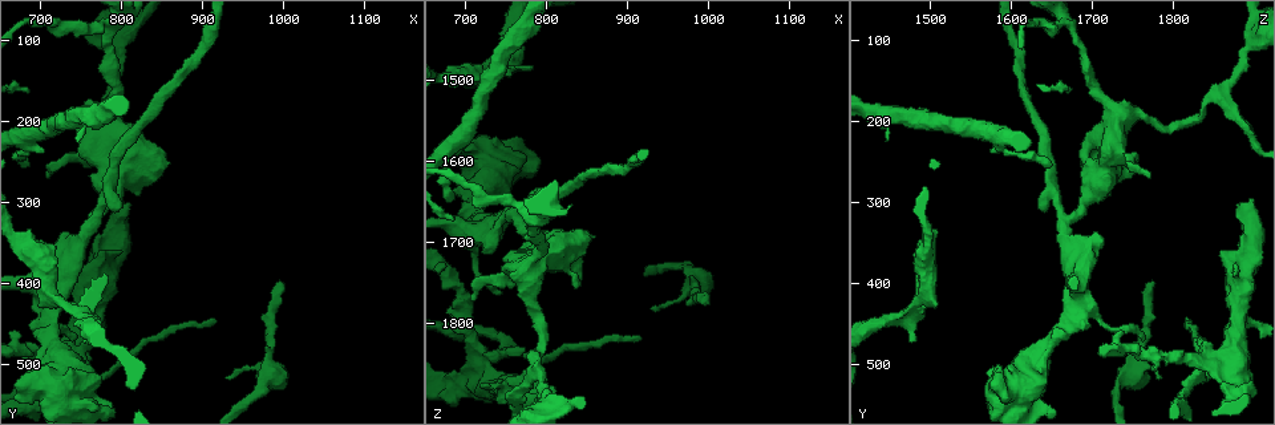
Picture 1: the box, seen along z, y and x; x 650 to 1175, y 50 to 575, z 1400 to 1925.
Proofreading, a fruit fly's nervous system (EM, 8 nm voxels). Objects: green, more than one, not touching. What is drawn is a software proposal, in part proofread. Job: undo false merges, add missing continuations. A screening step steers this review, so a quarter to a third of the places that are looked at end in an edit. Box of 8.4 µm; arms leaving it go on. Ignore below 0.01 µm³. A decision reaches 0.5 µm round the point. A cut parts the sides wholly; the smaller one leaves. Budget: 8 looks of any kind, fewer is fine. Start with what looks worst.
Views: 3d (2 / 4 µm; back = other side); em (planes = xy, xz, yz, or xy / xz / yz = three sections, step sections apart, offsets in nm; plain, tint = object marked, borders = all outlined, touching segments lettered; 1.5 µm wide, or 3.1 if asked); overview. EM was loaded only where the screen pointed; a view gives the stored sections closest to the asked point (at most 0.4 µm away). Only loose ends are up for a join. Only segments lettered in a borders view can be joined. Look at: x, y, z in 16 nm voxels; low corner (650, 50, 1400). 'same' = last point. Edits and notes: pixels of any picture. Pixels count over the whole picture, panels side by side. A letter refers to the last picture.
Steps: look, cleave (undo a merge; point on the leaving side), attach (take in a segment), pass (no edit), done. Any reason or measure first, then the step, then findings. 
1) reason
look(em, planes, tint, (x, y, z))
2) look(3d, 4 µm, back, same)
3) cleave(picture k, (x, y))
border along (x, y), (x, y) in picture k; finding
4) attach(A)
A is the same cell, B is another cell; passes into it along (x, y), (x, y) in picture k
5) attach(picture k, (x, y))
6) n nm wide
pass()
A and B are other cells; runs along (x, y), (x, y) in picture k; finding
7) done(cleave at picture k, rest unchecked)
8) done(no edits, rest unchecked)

thin end
look(em, planes, borders, (710, 270, 1770))

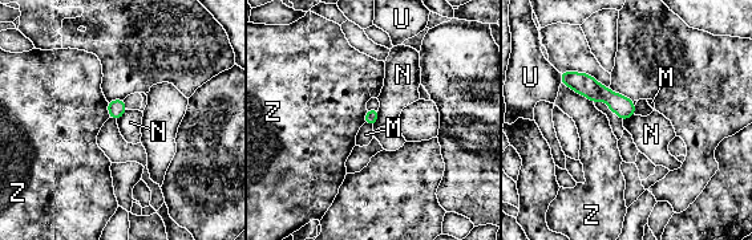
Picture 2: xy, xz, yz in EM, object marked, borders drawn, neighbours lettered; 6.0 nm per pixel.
pass()
M, N, U and Z are other cells; runs along (564, 76), (605, 93), (631, 112) in picture 2; none of them fits

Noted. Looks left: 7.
look(3d, 4 µm, (780, 395, 1485))

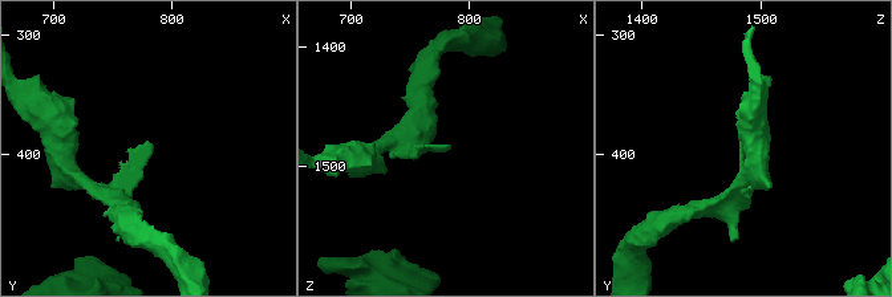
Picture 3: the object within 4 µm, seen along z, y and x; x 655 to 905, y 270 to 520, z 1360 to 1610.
now the EM
look(em, planes, borders, (780, 392, 1482))

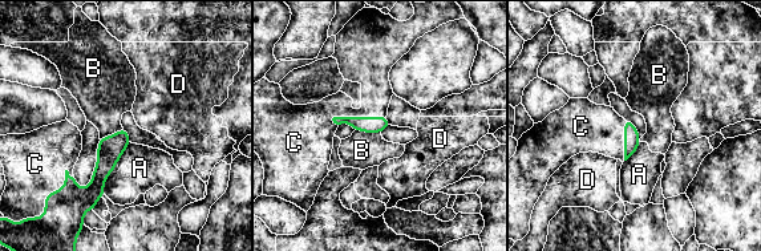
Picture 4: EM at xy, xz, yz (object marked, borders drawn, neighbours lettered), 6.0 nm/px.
A touches over 360 nm
pass()
A, B, C and D are other cells; border along (385, 116), (335, 116), (331, 120) in picture 4; none of them fits

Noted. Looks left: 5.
branch point
look(3d, 2 µm, (770, 320, 1670))

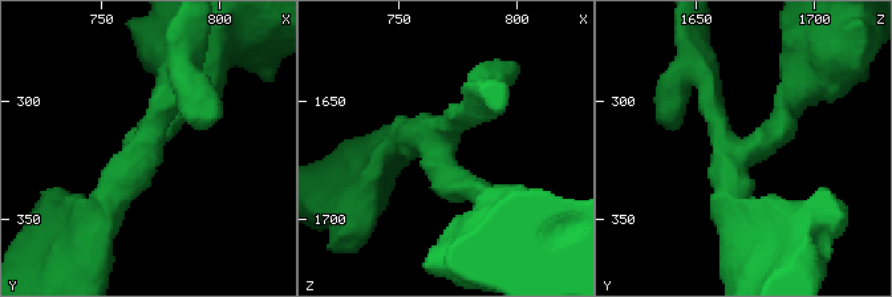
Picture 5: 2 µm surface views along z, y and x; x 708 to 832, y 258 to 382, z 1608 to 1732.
3 arms; arms of 220, 300, 320 nm; now the EM
look(em, planes, borders, (769, 322, 1668))

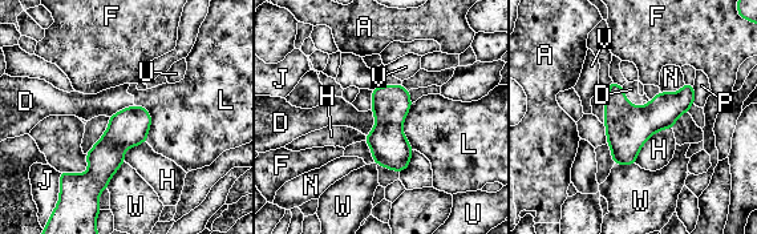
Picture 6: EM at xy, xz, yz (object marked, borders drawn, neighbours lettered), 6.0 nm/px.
220 nm wide
pass()
A, D, F, H, J, L, N, P, U, V and W are other cells; border along (411, 104), (403, 134), (413, 149) in picture 6; one cell here

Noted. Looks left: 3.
done(no edits, rest unchecked)

